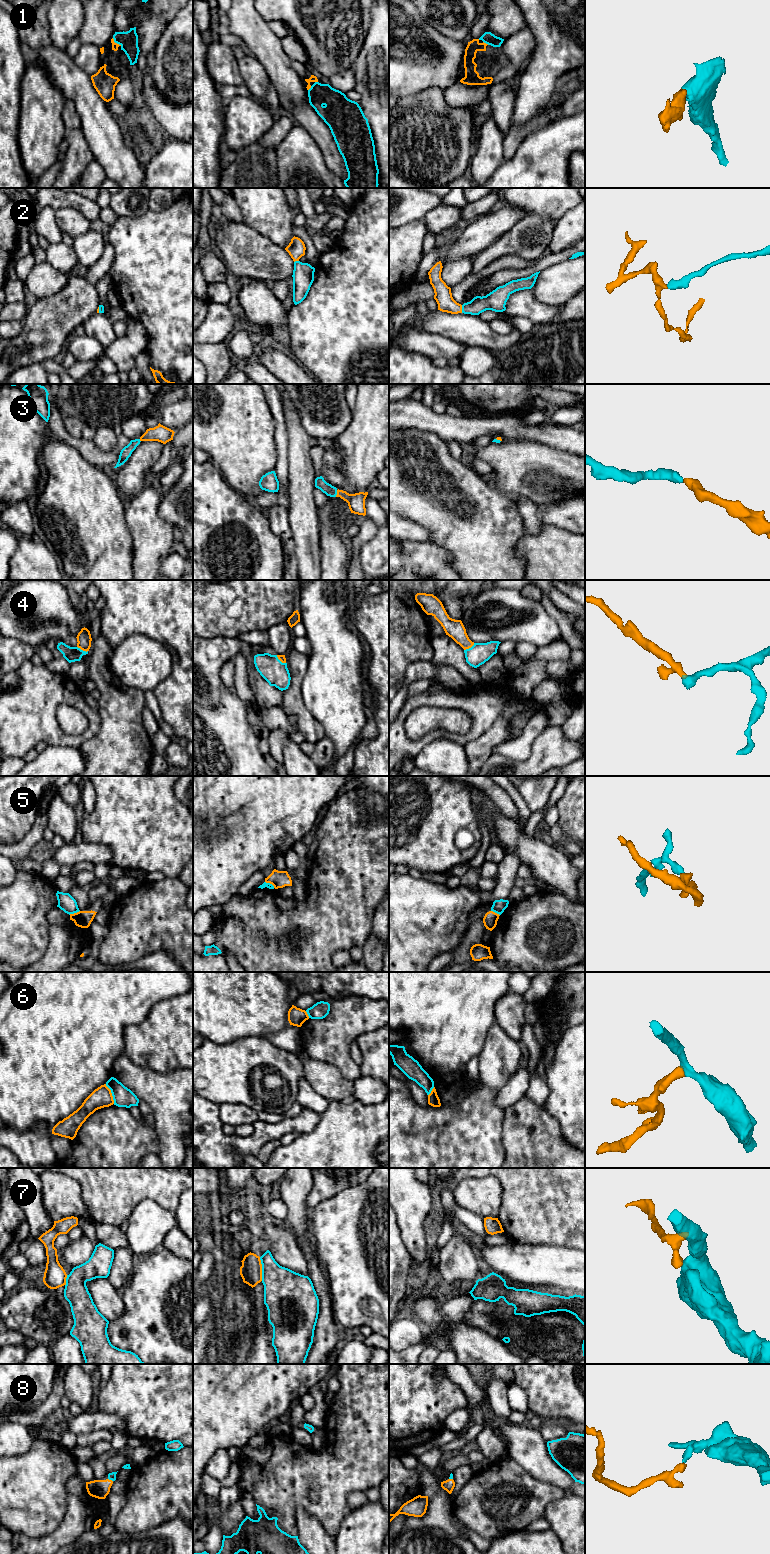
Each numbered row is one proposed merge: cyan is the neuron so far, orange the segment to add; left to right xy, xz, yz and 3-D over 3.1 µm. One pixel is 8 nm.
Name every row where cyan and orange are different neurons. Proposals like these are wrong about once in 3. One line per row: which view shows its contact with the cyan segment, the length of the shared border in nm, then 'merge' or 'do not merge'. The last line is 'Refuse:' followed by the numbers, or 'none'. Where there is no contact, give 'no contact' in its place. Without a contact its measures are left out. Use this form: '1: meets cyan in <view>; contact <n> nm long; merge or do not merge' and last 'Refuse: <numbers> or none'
1: meets cyan in xy; contact 100 nm long; merge
2: meets cyan in yz; contact 60 nm long; merge
3: meets cyan in xz; contact 60 nm long; merge
4: meets cyan in yz; contact 110 nm long; merge
5: meets cyan in xy; contact 90 nm long; do not merge
6: meets cyan in xy; contact 180 nm long; do not merge
7: meets cyan in xz; contact 190 nm long; do not merge
8: meets cyan in xy; contact 50 nm long; merge
Refuse: 5, 6, 7

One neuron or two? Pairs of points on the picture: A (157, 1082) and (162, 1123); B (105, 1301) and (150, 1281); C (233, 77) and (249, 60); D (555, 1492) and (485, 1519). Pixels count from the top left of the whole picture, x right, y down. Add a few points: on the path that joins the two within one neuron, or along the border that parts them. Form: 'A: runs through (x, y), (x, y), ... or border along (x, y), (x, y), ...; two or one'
A: runs through (162, 1092), (162, 1113); one
B: border along (118, 1291), (125, 1311), (117, 1317); two
C: border along (237, 59), (239, 73), (244, 84); two
D: runs through (538, 1494), (525, 1504), (515, 1503), (502, 1516); one

